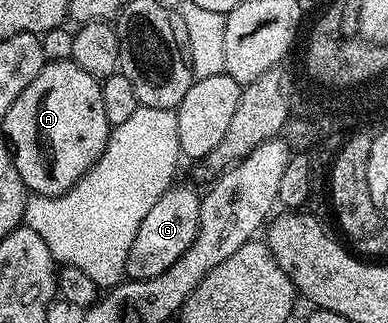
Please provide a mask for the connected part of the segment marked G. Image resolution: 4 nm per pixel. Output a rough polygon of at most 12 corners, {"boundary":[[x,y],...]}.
{"boundary":[[174,185],[137,227],[130,280],[159,277],[187,253],[202,196]]}

